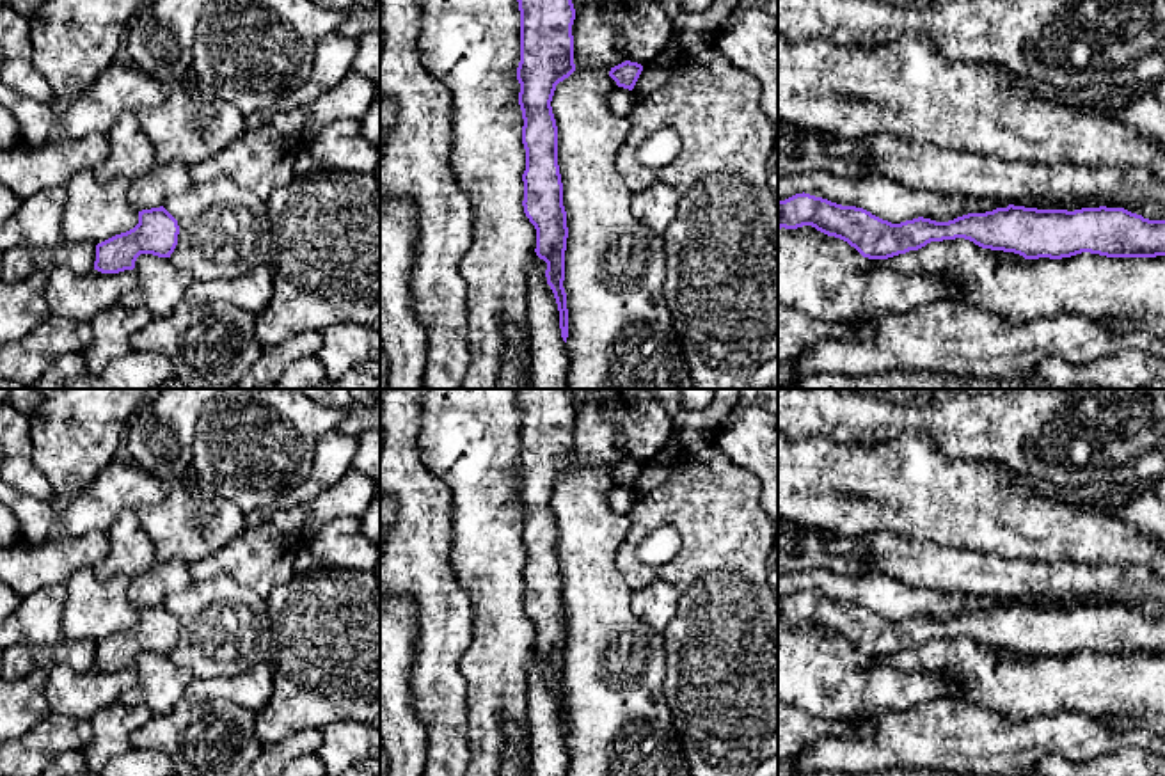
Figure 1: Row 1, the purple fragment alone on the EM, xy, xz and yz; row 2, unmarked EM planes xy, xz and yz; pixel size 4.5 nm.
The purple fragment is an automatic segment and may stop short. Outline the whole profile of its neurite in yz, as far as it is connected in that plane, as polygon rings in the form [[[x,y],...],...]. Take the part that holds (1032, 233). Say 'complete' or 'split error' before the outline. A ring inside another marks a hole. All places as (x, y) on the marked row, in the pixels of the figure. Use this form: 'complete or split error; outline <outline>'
complete; outline [[[804,192],[778,201],[778,229],[803,226],[847,242],[868,259],[888,259],[931,242],[955,238],[1025,259],[1062,259],[1082,252],[1106,257],[1165,256],[1165,220],[1106,206],[1067,211],[1009,204],[948,222],[918,217],[892,224],[863,208],[842,206]]]

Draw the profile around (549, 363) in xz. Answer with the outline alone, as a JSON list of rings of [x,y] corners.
[[[535,254],[529,270],[527,336],[531,389],[570,389],[570,359],[559,329],[559,311],[545,277],[547,263]]]

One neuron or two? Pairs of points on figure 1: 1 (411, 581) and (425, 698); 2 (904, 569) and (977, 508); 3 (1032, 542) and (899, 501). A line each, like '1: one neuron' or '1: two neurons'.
1: one neuron
2: two neurons
3: one neuron

